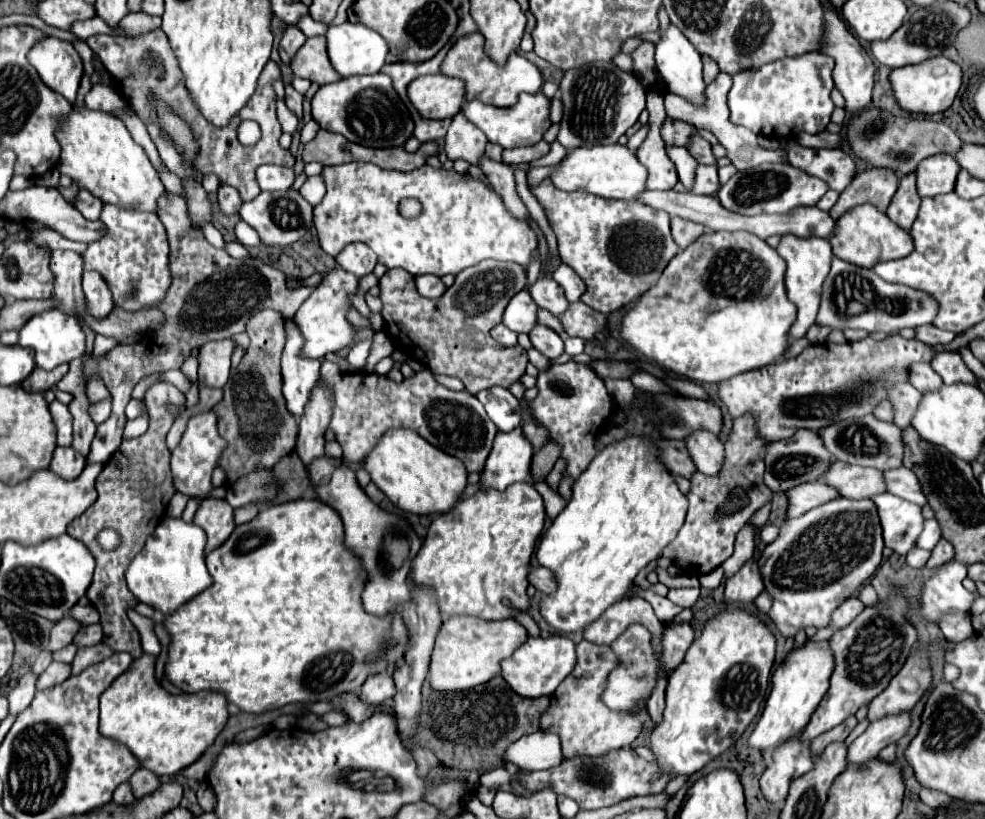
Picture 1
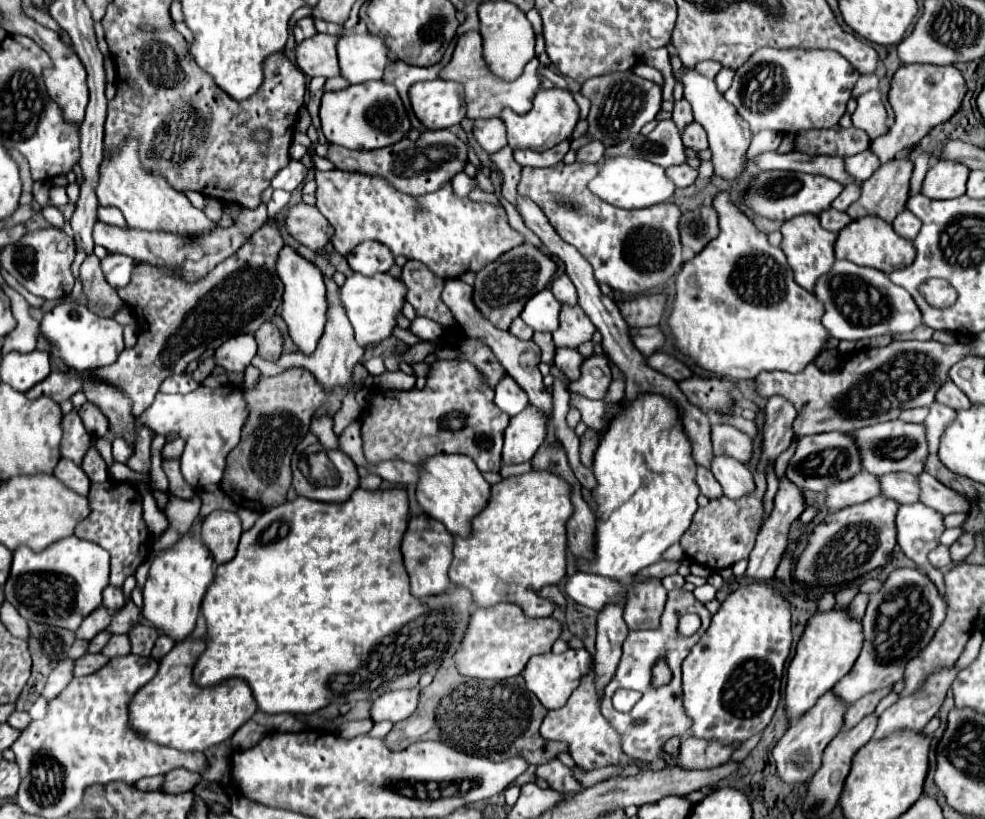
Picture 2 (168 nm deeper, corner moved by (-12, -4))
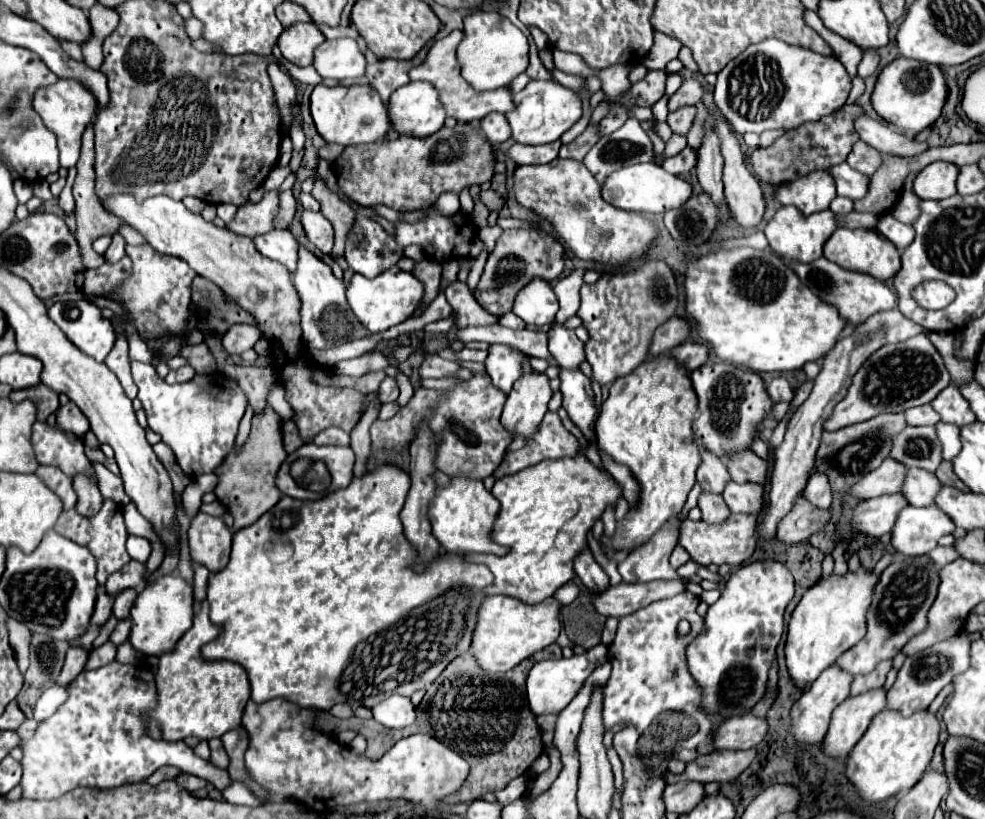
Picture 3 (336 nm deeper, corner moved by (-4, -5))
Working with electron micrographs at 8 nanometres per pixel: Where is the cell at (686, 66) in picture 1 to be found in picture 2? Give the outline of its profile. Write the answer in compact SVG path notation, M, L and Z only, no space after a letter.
M689 69L689 73L685 73L683 77L683 87L685 87L685 97L693 107L693 115L695 121L699 125L703 125L703 129L707 131L709 137L709 151L711 151L711 163L715 169L717 177L723 177L727 181L733 181L737 177L741 177L747 169L747 149L751 143L751 131L747 121L743 121L739 117L739 113L733 109L731 103L725 101L725 97L717 91L717 85L713 79L707 79L703 75L699 75L695 69Z

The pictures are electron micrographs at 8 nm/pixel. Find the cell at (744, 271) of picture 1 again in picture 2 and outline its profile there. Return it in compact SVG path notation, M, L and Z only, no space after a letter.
M721 191L713 199L719 213L719 235L693 259L685 261L677 275L677 295L673 313L667 319L677 347L687 353L699 367L731 379L755 379L761 371L801 371L825 347L829 331L821 325L825 313L823 303L805 289L799 289L793 271L779 247L769 245L767 235L759 231L753 221L731 201L731 195Z

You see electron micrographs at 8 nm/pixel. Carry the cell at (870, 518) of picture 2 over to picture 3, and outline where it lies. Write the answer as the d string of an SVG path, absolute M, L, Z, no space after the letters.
M899 492L859 502L855 506L849 526L857 534L865 534L869 538L881 538L883 534L891 532L899 510L903 510L905 506L907 500Z

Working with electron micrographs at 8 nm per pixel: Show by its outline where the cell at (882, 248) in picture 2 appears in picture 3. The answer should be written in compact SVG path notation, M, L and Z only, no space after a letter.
M837 228L833 232L833 236L829 238L829 242L823 248L823 256L831 262L837 262L843 268L855 270L855 272L867 272L873 278L879 280L889 280L899 272L901 266L901 258L899 258L899 250L879 232L875 230L847 230L847 228Z

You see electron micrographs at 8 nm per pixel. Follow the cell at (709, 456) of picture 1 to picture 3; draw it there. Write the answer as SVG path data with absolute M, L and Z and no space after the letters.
M729 480L723 490L723 500L733 514L737 514L737 512L759 514L761 506L763 506L763 486L753 484L753 482L737 484L737 482Z

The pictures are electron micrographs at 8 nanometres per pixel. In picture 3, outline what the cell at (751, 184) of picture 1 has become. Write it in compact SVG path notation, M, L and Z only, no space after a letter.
M817 170L805 176L799 176L791 182L783 182L775 188L775 200L779 206L795 206L805 216L823 212L829 208L835 194L835 182L825 170Z

